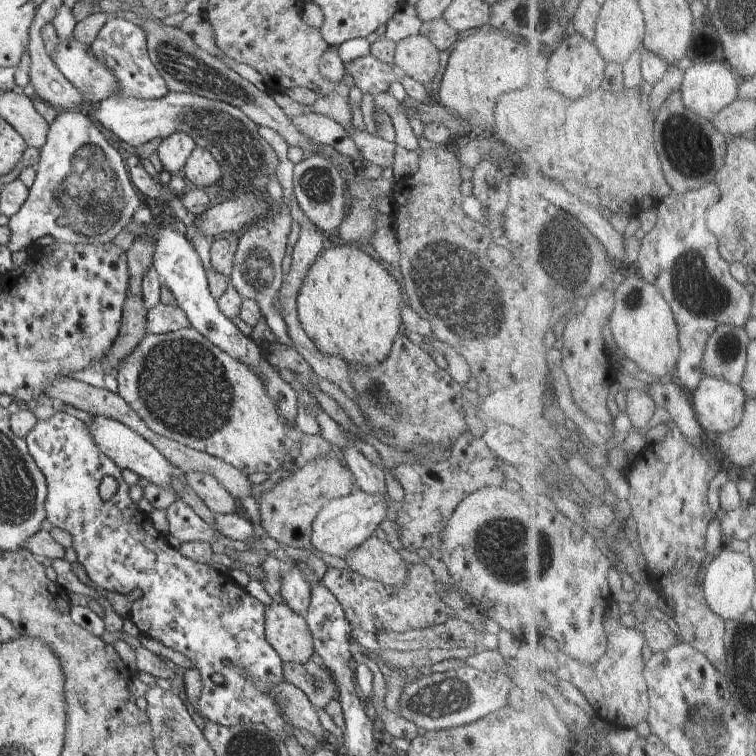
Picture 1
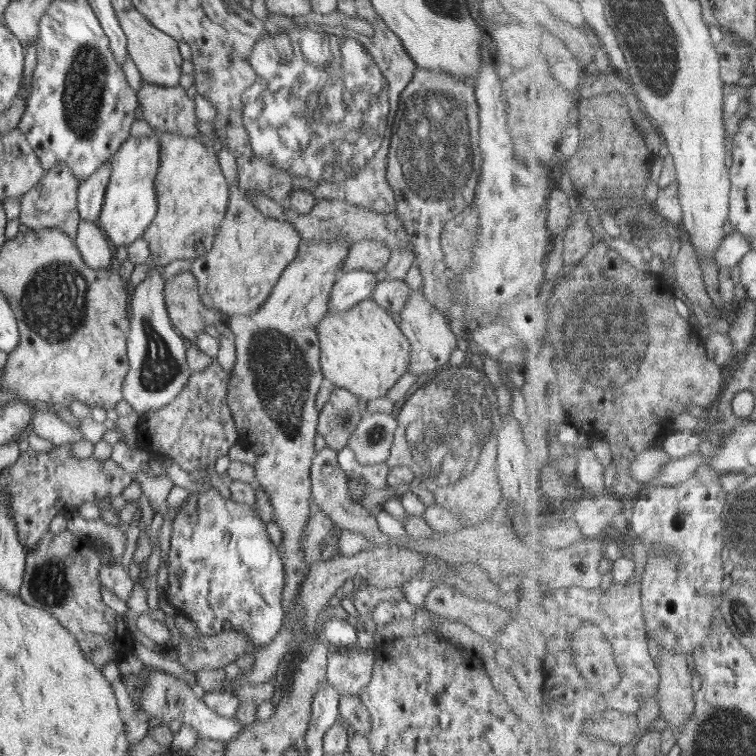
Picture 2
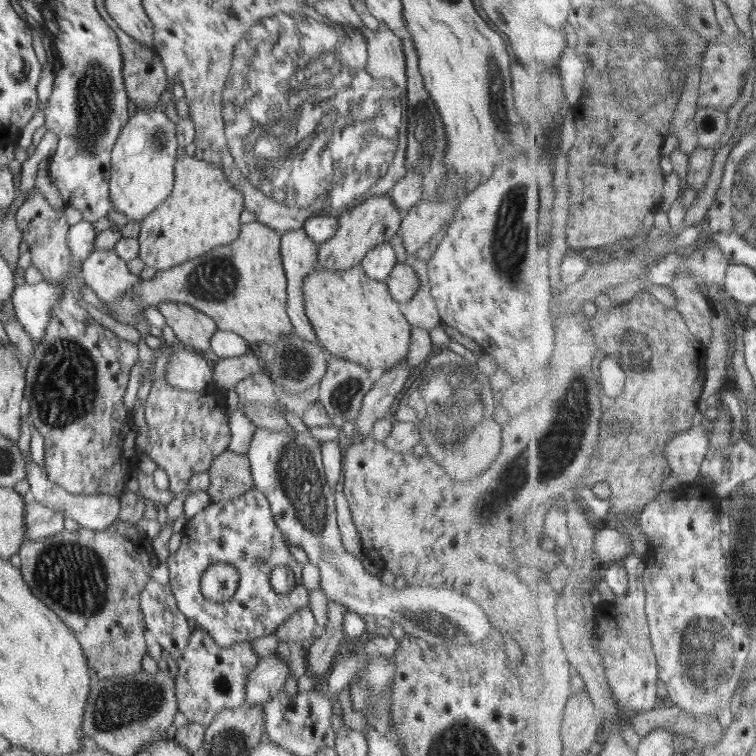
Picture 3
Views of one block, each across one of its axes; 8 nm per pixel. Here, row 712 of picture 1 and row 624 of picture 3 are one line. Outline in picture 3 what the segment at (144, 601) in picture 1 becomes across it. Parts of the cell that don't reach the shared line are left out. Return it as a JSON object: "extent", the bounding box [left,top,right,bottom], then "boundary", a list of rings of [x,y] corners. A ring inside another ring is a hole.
{"extent":[166,489,309,647],"boundary":[[[251,489],[244,495],[228,501],[211,502],[202,512],[190,517],[186,523],[188,530],[176,552],[166,560],[169,568],[169,582],[171,593],[176,599],[178,608],[186,615],[193,626],[209,632],[212,639],[220,646],[228,647],[234,643],[254,640],[272,634],[295,612],[302,610],[309,604],[308,589],[302,583],[299,563],[290,550],[290,544],[285,539],[278,525],[274,522],[268,499],[257,489]],[[224,562],[235,566],[240,575],[238,590],[228,602],[213,602],[207,599],[201,591],[201,578],[206,568],[211,564]],[[275,566],[287,566],[294,571],[295,583],[290,592],[277,593],[270,584],[271,570]]]}

